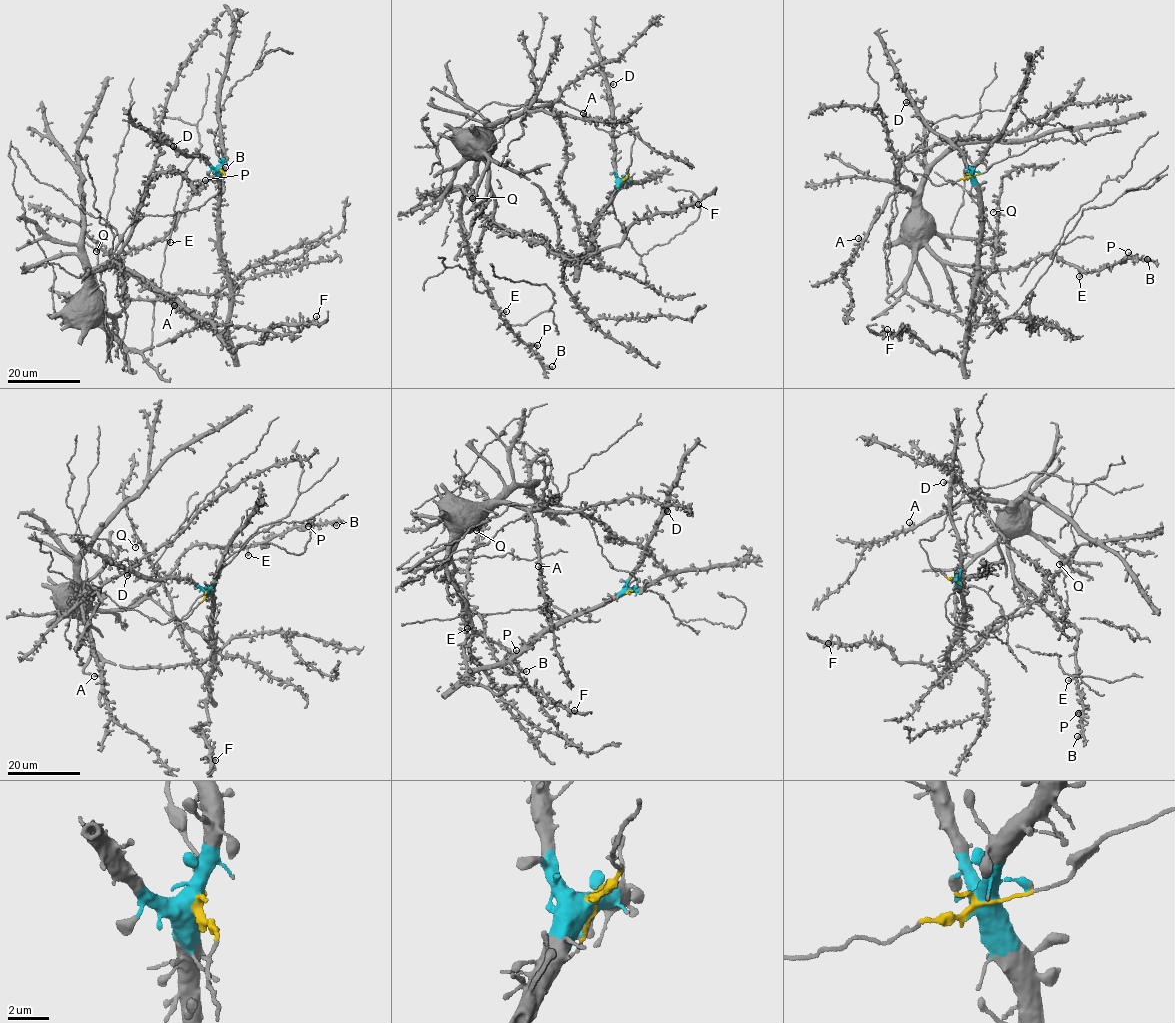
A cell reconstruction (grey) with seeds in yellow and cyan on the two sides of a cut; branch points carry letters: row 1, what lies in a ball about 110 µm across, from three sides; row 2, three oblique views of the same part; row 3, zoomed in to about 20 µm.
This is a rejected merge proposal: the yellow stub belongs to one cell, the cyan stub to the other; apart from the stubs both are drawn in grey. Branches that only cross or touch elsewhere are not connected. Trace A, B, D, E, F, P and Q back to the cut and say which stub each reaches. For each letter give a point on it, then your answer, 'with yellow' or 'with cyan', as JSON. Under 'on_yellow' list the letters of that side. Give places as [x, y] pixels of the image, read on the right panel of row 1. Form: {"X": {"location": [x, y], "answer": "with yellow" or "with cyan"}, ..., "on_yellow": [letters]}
{"A": {"location": [858, 238], "answer": "with yellow"}, "B": {"location": [1147, 259], "answer": "with yellow"}, "D": {"location": [906, 102], "answer": "with cyan"}, "E": {"location": [1079, 276], "answer": "with yellow"}, "F": {"location": [887, 329], "answer": "with cyan"}, "P": {"location": [1128, 252], "answer": "with yellow"}, "Q": {"location": [993, 212], "answer": "with cyan"}, "on_yellow": ["A", "B", "E", "P"]}

